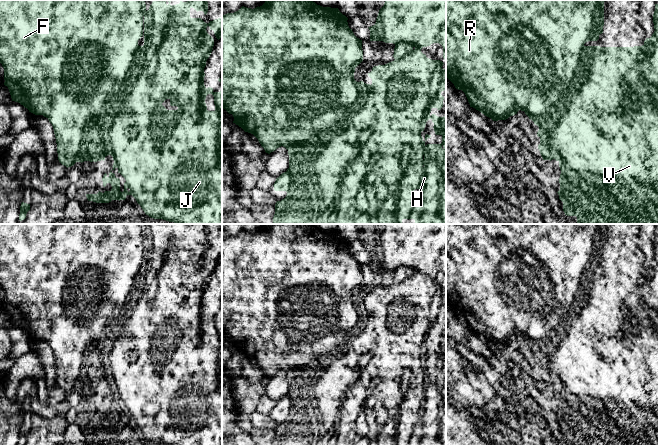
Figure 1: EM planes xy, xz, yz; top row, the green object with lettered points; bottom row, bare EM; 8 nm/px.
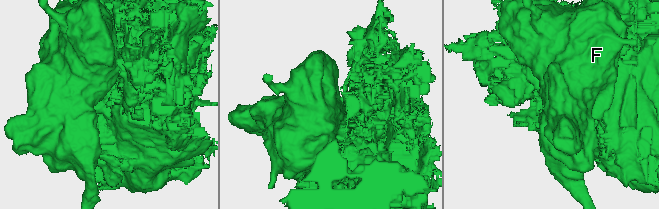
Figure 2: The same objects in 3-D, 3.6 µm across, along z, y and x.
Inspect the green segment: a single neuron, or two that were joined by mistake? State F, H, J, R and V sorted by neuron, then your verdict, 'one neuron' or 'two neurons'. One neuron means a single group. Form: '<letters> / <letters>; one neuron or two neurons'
F R / H J V; two neurons

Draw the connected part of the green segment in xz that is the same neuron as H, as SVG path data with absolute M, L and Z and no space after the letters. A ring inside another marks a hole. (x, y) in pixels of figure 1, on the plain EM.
M385 224L384 230L379 234L376 247L368 251L370 254L370 265L383 265L385 267L393 267L394 272L394 285L385 289L378 289L372 292L372 295L368 297L368 300L372 303L372 308L366 308L363 305L358 306L359 314L354 317L350 322L350 328L338 339L337 345L323 345L322 352L317 357L312 357L301 369L294 369L288 374L289 379L289 392L286 396L282 397L274 407L275 415L286 415L287 419L281 425L277 425L275 428L275 438L273 445L402 445L403 443L414 443L415 445L446 445L446 339L444 341L438 341L435 338L430 338L432 332L441 334L443 331L444 321L441 316L446 314L446 294L442 292L443 286L440 284L432 284L426 281L421 276L423 271L430 270L433 267L439 267L443 271L443 282L446 283L446 224ZM431 343L434 347L434 355L436 359L442 360L441 368L425 368L425 365L431 361L426 358L423 363L421 356L424 355L426 346Z

